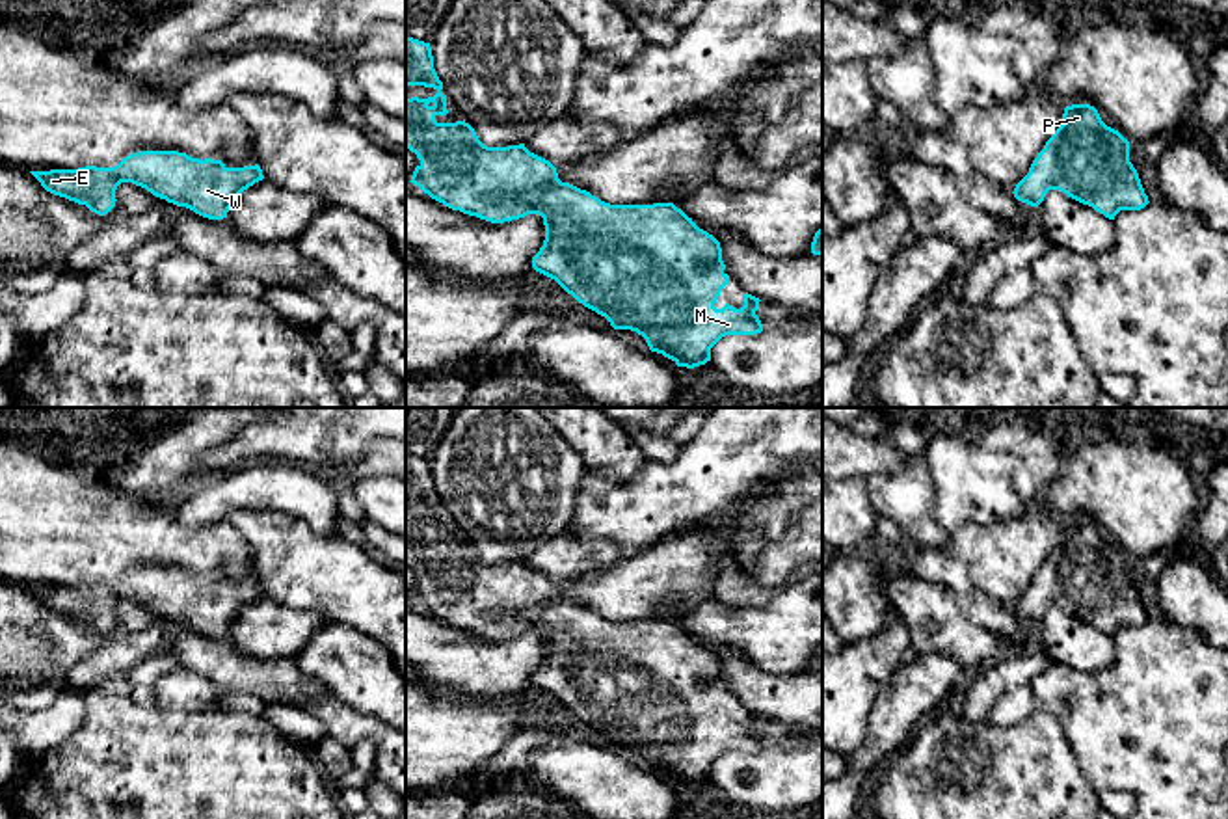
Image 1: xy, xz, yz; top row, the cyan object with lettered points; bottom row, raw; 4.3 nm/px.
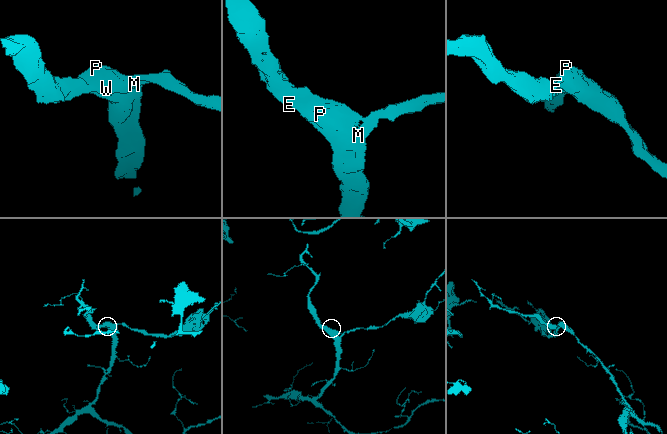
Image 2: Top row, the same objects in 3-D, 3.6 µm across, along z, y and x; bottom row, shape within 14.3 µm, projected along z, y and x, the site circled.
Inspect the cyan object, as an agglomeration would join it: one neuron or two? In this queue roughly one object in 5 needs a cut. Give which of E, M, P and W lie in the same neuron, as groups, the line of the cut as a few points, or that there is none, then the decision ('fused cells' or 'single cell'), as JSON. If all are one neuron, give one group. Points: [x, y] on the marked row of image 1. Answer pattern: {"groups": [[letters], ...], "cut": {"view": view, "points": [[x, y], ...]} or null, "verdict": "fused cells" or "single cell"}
{"groups": [["E", "M", "P", "W"]], "cut": null, "verdict": "single cell"}

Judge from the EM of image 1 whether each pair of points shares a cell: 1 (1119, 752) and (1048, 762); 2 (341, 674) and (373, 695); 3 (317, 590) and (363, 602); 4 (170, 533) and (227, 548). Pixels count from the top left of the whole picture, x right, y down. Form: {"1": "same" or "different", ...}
{"1": "different", "2": "same", "3": "same", "4": "same"}

